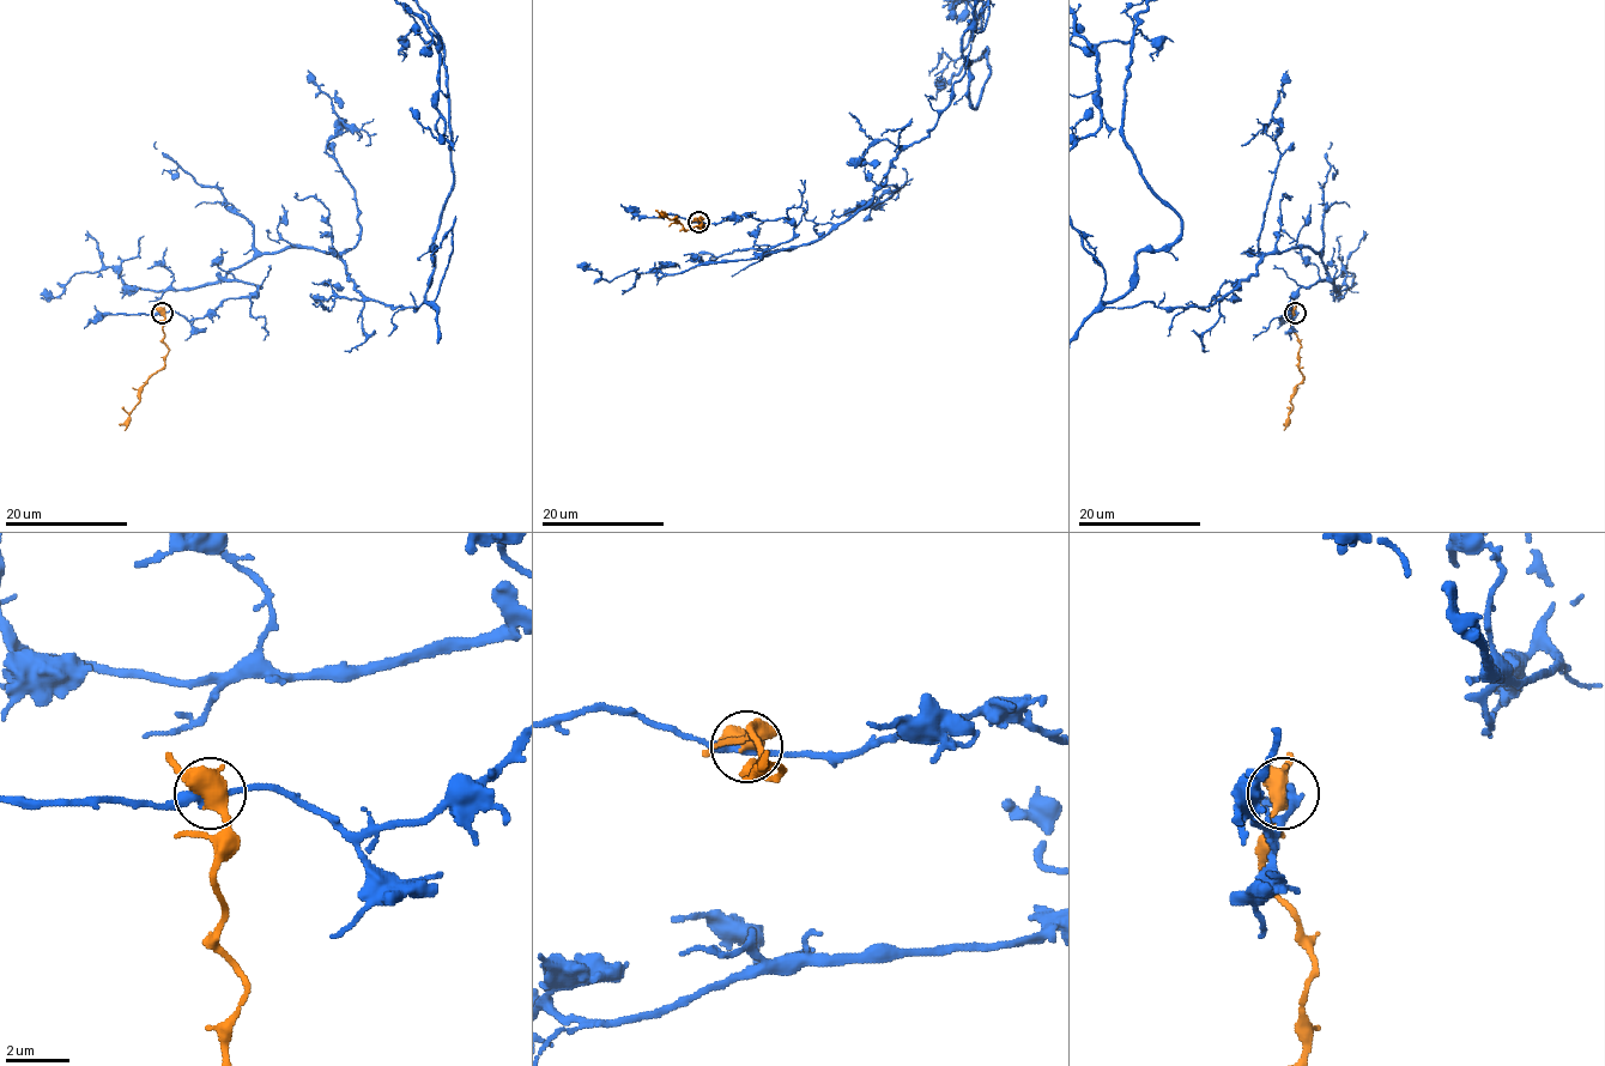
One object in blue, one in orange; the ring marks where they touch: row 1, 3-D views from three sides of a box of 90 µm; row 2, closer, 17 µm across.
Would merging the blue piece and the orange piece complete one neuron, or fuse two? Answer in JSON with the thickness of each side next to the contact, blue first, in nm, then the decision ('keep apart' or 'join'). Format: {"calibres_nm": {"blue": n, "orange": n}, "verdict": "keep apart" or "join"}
{"calibres_nm": {"blue": 240, "orange": 550}, "verdict": "keep apart"}

